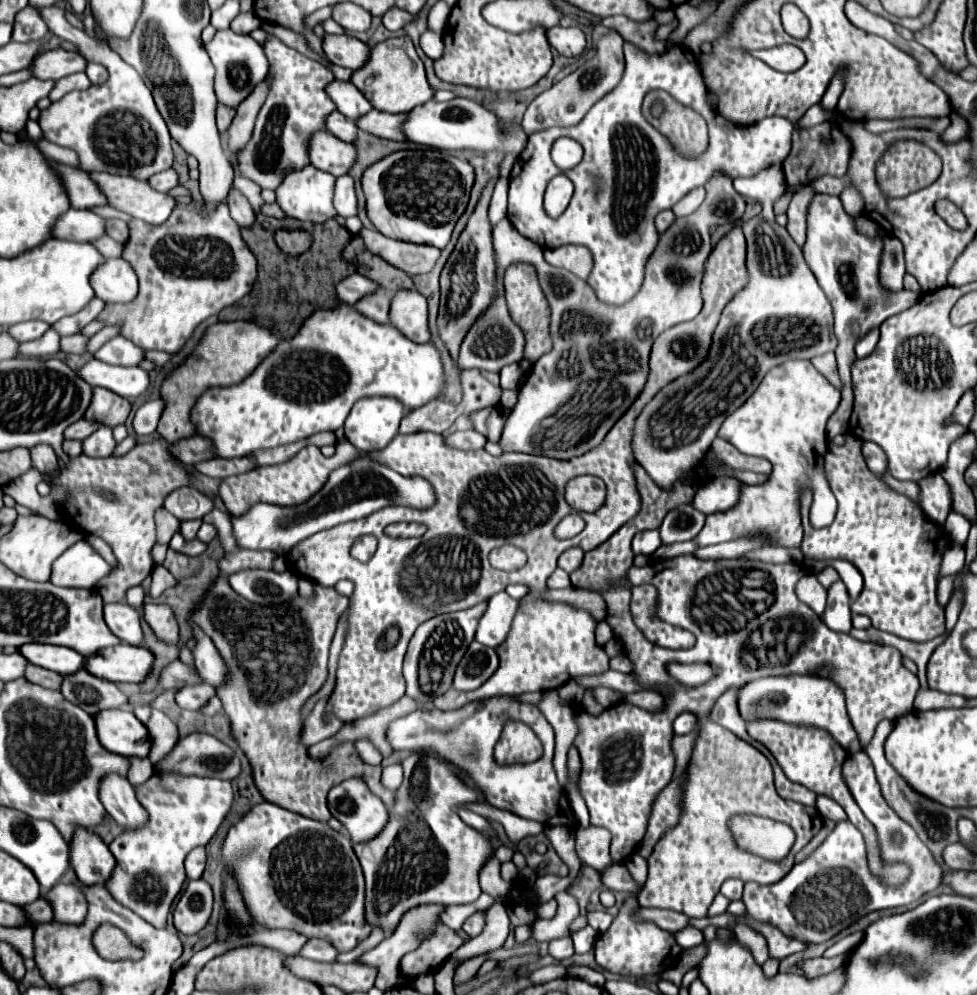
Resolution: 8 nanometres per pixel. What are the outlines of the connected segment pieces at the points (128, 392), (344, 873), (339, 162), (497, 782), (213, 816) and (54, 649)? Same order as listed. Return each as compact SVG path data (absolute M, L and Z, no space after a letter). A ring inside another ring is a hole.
M90 360L82 366L78 372L90 386L100 386L106 390L112 390L114 394L122 398L134 398L142 396L150 386L150 376L140 366L124 368L124 366L112 366L100 360Z
M262 802L230 828L224 842L224 870L230 870L234 884L242 892L246 908L258 924L266 928L292 928L308 938L330 940L330 944L340 952L356 948L356 944L370 934L372 928L362 916L364 876L348 834L332 830L326 822L300 816L272 802Z
M318 132L310 140L310 162L318 170L330 172L334 176L344 176L356 162L356 146L338 140L330 132Z
M506 696L466 704L466 708L460 708L458 712L414 710L412 714L390 722L386 730L386 740L394 750L414 752L420 748L430 748L430 752L464 768L470 774L470 778L474 778L474 784L484 792L486 802L496 808L510 810L528 820L538 820L544 826L568 826L568 828L576 826L576 818L570 808L568 796L560 788L556 772L552 768L554 730L550 728L546 718L538 712L538 708L534 708L534 704L518 704ZM506 716L526 722L536 732L536 736L544 744L544 754L540 760L516 766L500 766L494 762L492 758L494 744L500 738L500 730L504 726Z
M160 772L136 792L142 806L150 812L150 824L142 832L122 832L114 838L110 852L116 858L116 870L114 882L106 884L106 888L122 906L142 916L154 928L164 928L168 910L186 880L184 858L190 850L212 840L234 804L234 790L230 780Z
M24 644L20 648L20 654L30 660L34 666L48 668L52 672L58 672L62 676L74 674L78 670L84 670L86 656L78 654L72 648L66 646L46 646L46 644Z

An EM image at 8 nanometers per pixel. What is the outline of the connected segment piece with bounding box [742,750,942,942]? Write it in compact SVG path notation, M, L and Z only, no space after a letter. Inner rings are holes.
M860 750L852 754L844 762L842 772L846 776L846 784L856 804L876 828L882 860L886 864L894 864L894 862L908 864L910 876L900 886L886 886L884 882L880 882L868 868L868 852L862 832L848 820L838 822L836 828L828 834L828 838L814 850L814 854L808 856L804 862L794 864L788 876L784 876L780 882L770 886L760 886L760 884L744 886L742 902L746 904L748 914L754 916L756 920L778 926L786 936L796 938L800 942L824 942L830 940L840 930L848 928L852 922L856 922L860 916L868 912L908 906L920 900L924 894L936 890L942 878L942 868L936 862L934 854L928 850L926 844L922 844L914 828L906 824L882 798L880 784L876 780L874 768L866 752ZM896 830L902 835L900 844L895 841Z

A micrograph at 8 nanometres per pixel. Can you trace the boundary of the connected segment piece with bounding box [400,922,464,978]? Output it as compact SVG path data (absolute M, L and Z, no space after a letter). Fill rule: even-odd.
M440 922L430 940L424 940L418 950L406 954L400 960L400 970L408 978L416 978L416 976L420 976L424 972L434 972L462 944L464 944L464 940L454 930L450 930L448 926L444 926Z

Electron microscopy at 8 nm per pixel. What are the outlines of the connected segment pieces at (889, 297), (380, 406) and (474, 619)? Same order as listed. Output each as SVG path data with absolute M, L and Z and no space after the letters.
M816 194L814 204L810 204L810 216L808 216L808 238L804 244L804 256L810 264L810 270L814 272L818 284L826 292L832 310L834 310L834 334L838 338L836 348L836 360L838 368L842 372L842 380L846 380L846 396L842 396L842 402L838 406L838 412L830 416L828 420L828 440L832 440L836 434L844 434L848 428L848 418L852 412L852 384L850 384L850 366L856 360L854 346L860 338L864 338L870 330L878 328L882 320L886 320L892 314L898 314L912 304L918 302L918 292L910 290L898 290L890 292L884 290L878 278L882 250L884 250L884 232L878 232L876 236L866 236L856 228L856 216L846 214L842 208L842 202L838 196L822 198L822 194Z
M376 396L358 400L344 424L346 438L362 452L382 450L398 434L402 416L404 408L398 400Z
M478 604L470 610L460 610L452 614L438 614L424 624L418 626L416 634L410 640L406 658L404 658L404 678L406 678L406 694L418 702L428 702L434 696L440 696L452 686L454 670L474 640L476 624L484 614L486 604Z

